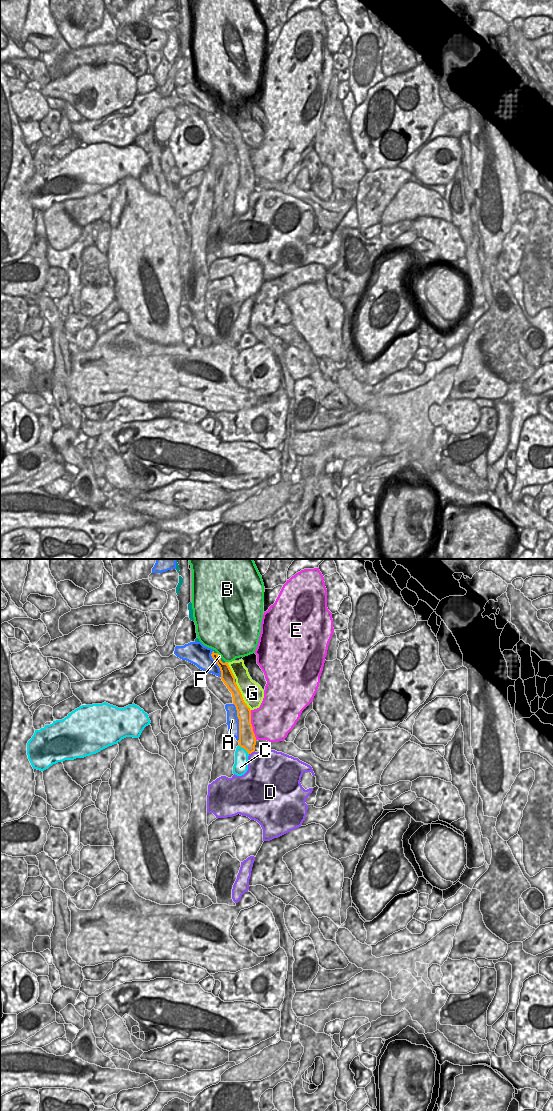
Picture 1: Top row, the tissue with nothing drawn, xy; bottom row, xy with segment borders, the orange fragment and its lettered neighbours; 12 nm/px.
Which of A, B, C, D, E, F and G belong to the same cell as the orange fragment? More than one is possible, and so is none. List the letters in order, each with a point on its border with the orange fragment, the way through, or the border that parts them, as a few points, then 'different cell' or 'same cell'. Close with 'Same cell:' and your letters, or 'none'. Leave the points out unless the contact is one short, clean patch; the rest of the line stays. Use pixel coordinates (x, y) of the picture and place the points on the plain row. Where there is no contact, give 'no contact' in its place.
A: meets orange in xy at (239, 162); different cell
B: no contact; different cell
C: meets orange in xy at (244, 188); different cell
D: meets orange in xy at (251, 192); different cell
E: meets orange in xy at (251, 165); different cell
F: meets orange in xy at (220, 99); same cell
G: meets orange in xy at (241, 136); different cell
Same cell: F

